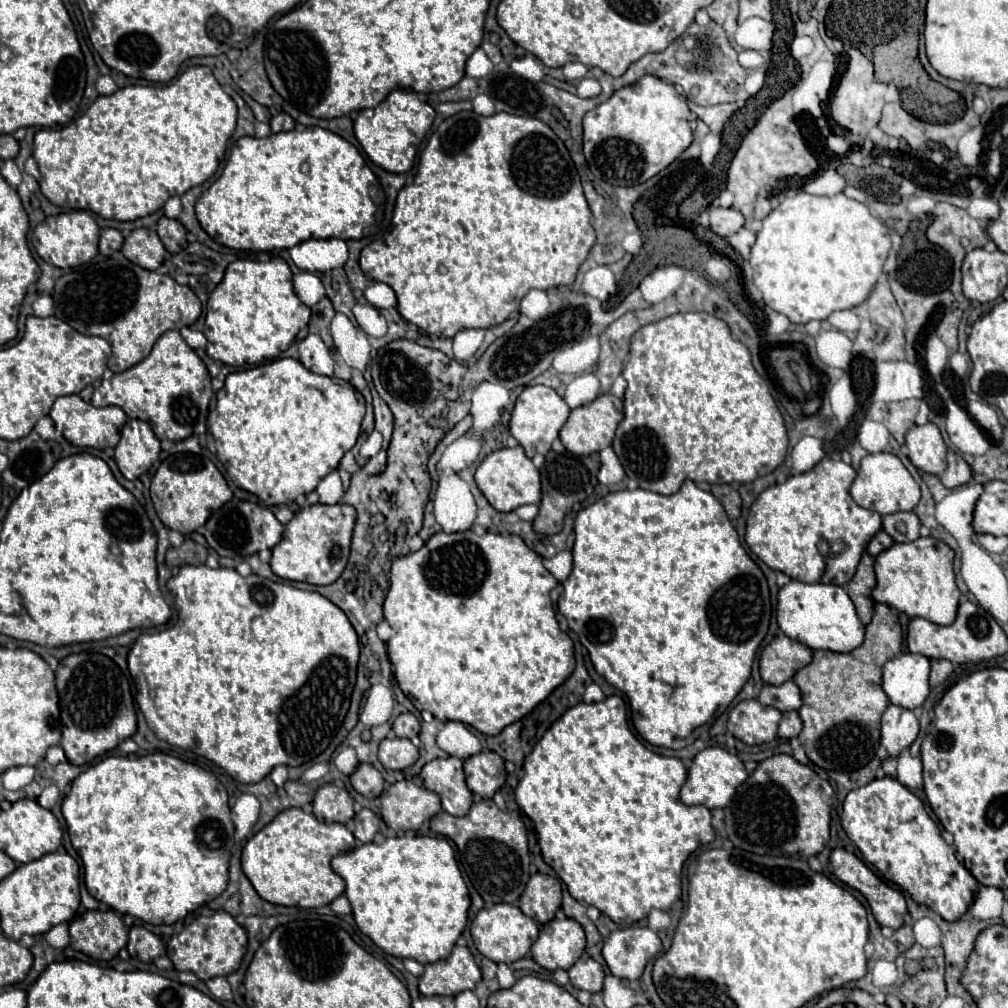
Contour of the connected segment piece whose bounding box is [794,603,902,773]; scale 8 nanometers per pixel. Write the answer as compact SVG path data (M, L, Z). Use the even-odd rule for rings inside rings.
M884 603L874 605L874 617L866 625L866 639L860 647L856 647L850 653L834 653L834 651L814 651L814 659L808 667L802 667L794 675L794 683L802 691L802 707L800 707L800 719L804 721L804 729L800 731L800 743L808 755L808 759L830 771L842 771L850 773L856 771L872 761L872 757L878 751L878 735L880 735L880 717L886 711L890 699L882 689L882 667L888 659L898 655L902 649L902 627L898 621L898 615L892 613L892 609Z

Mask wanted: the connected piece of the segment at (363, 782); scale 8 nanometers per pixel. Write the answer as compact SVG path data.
M360 763L358 769L350 775L350 783L360 795L364 795L368 799L376 799L384 789L382 773L376 767L372 767L370 763Z

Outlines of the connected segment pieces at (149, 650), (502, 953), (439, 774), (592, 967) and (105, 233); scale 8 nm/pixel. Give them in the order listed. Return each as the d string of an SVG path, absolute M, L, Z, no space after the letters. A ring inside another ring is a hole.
M184 565L180 567L178 575L166 583L166 587L174 597L174 605L178 609L178 623L157 633L140 635L127 658L129 672L138 686L135 701L139 711L144 713L148 727L156 733L156 737L174 747L190 749L196 755L210 759L240 783L258 783L276 765L296 767L296 765L308 763L310 759L316 759L316 735L318 735L318 755L320 755L330 745L332 735L336 735L338 729L342 727L342 721L350 707L350 695L356 685L360 645L358 645L358 635L352 623L348 621L346 613L316 591L302 591L292 585L274 583L254 573L248 577L242 577L236 569L228 569L228 567L212 569L206 565L196 565L196 567Z
M498 903L498 905L486 905L470 927L472 939L476 943L476 949L488 957L494 963L512 963L528 955L532 943L538 939L538 925L534 919L526 917L518 905L510 903Z
M458 757L434 759L420 771L422 785L436 793L442 801L442 809L454 817L468 813L472 805L472 793L464 781L464 767Z
M584 953L570 969L568 969L570 981L576 989L586 989L590 993L602 991L604 983L604 969L598 961L594 961L588 953Z
M112 227L102 229L100 245L98 245L102 255L112 255L114 251L118 251L122 247L122 243L124 243L124 237L122 237L122 233L118 229L112 229Z

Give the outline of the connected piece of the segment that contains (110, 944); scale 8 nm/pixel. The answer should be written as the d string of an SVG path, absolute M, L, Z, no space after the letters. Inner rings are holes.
M86 911L69 924L70 946L92 959L114 959L128 941L128 927L116 911Z

